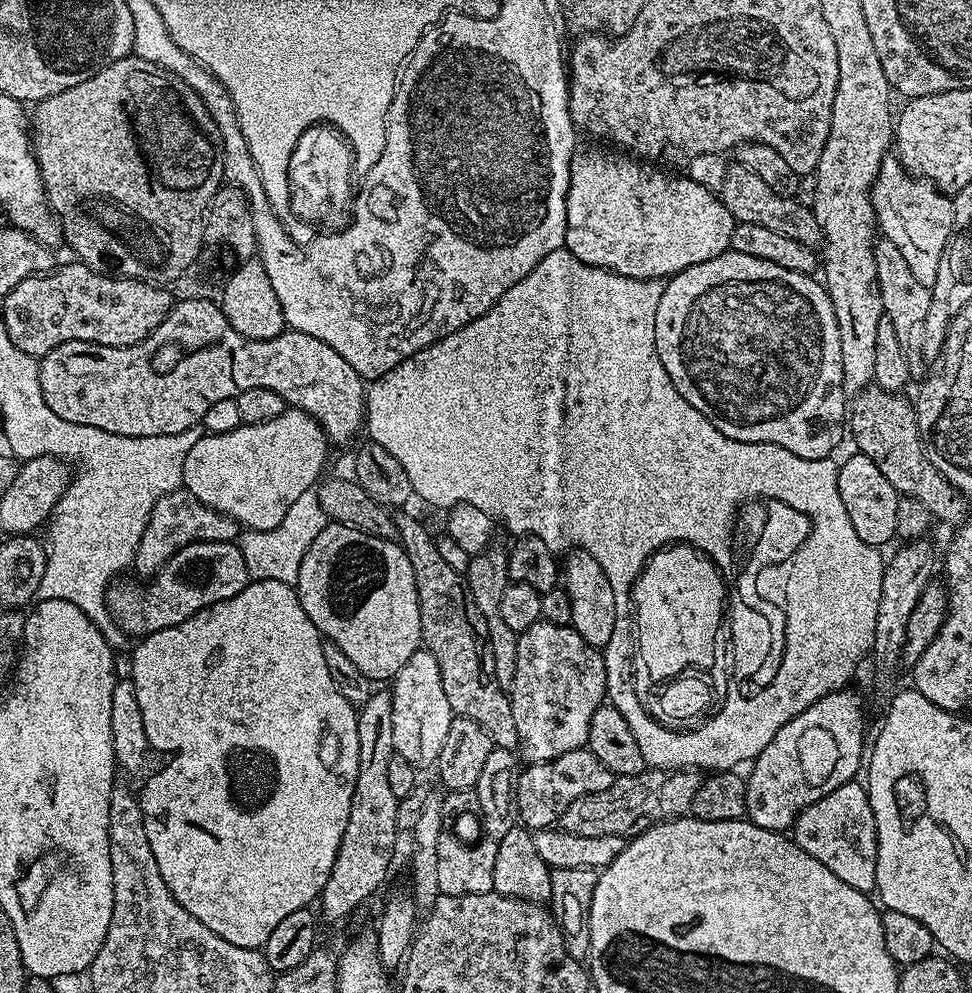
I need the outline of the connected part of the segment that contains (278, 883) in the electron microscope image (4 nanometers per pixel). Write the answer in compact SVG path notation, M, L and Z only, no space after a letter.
M252 580L241 592L234 594L234 598L226 598L222 602L206 606L202 610L198 610L198 614L186 618L186 622L178 622L178 626L170 626L166 630L151 632L149 636L143 637L137 644L140 645L132 652L130 678L134 682L138 706L142 710L142 723L146 726L146 738L150 738L153 753L169 752L172 755L165 762L164 769L161 772L160 769L153 771L150 779L142 785L138 792L138 799L142 806L142 818L146 822L146 838L150 841L150 850L154 850L154 862L158 862L158 874L162 874L162 882L166 882L170 894L174 894L178 906L182 906L182 910L190 910L190 914L194 914L194 918L198 918L198 922L202 922L202 926L206 926L206 930L214 930L214 934L218 934L218 938L226 938L226 942L234 942L234 946L263 949L266 938L270 938L270 930L274 930L274 926L278 926L278 922L282 922L282 918L294 914L294 910L309 907L313 903L311 900L315 901L323 892L332 873L334 858L338 854L338 846L342 842L342 834L346 830L354 786L358 778L357 709L350 702L346 702L346 698L342 698L342 694L338 694L334 682L330 682L330 670L326 670L325 641L322 639L319 630L314 626L314 622L310 622L310 618L306 618L306 610L302 610L300 597L297 596L295 587L290 584L274 582L273 580Z

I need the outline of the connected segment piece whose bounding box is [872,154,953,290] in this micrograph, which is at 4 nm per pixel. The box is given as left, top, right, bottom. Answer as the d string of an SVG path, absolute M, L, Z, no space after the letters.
M892 154L882 162L876 181L872 183L872 205L883 239L894 242L894 246L902 250L902 255L906 257L914 278L918 278L918 282L922 282L922 286L926 286L929 290L934 286L934 278L938 278L938 262L942 262L942 254L952 236L952 202L951 195L939 192L926 180L911 176Z

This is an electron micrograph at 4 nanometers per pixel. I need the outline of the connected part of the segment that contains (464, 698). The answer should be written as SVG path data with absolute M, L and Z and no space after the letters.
M408 510L395 513L398 543L410 558L410 566L414 570L414 578L418 586L418 602L420 603L420 635L423 647L434 654L438 662L438 670L442 674L442 690L446 690L446 702L450 702L453 713L462 718L470 718L489 736L497 748L515 749L518 745L518 726L514 726L514 710L509 693L498 682L494 674L494 654L488 641L486 618L482 618L482 610L468 593L465 577L450 567L442 554L438 554L438 546L434 536L424 529L420 520L415 520Z

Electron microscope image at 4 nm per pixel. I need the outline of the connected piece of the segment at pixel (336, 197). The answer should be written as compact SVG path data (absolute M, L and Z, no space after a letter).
M323 122L310 126L302 134L302 138L298 138L298 146L294 146L294 154L290 154L288 185L290 186L292 213L305 225L317 224L320 230L339 230L346 227L350 223L350 213L354 208L352 180L354 181L355 176L354 150L352 143L344 137L344 133Z

